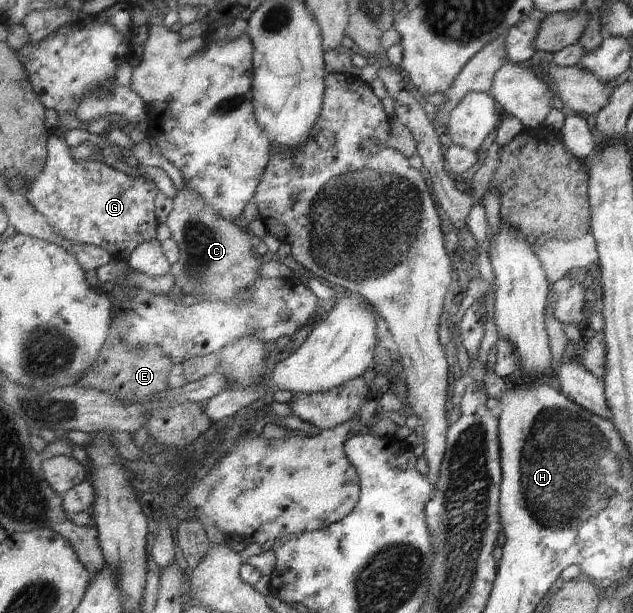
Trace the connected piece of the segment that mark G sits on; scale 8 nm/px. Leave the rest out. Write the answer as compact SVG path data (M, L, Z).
M59 129L51 133L46 146L51 151L51 155L48 156L46 165L38 178L23 192L30 204L43 214L64 238L103 248L118 260L128 259L128 256L132 256L133 252L144 243L156 241L160 223L156 216L156 195L160 192L160 186L156 186L156 182L138 172L131 175L124 174L104 164L97 155L90 157L87 161L74 160L70 157L64 133Z

